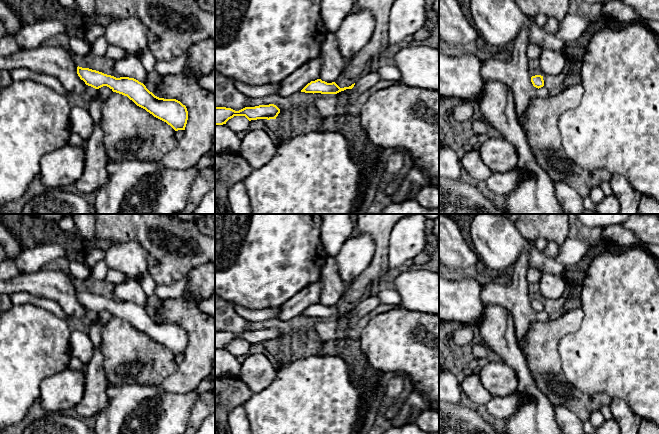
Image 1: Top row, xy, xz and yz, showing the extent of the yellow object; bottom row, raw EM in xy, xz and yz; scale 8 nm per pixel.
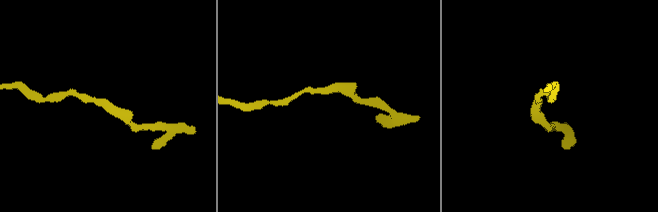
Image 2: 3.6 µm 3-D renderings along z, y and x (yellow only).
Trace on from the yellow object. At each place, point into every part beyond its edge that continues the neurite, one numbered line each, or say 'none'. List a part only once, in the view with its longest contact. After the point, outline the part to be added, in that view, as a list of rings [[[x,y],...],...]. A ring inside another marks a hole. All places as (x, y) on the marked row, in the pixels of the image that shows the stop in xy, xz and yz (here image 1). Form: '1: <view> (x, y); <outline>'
none

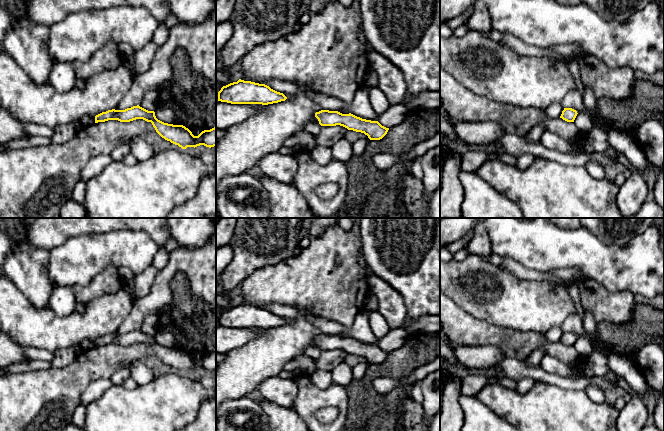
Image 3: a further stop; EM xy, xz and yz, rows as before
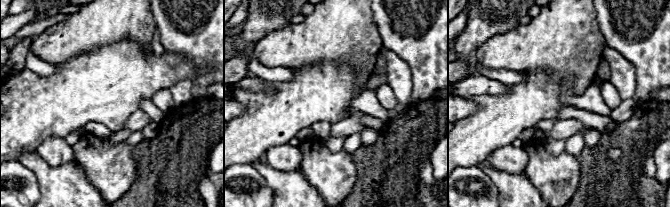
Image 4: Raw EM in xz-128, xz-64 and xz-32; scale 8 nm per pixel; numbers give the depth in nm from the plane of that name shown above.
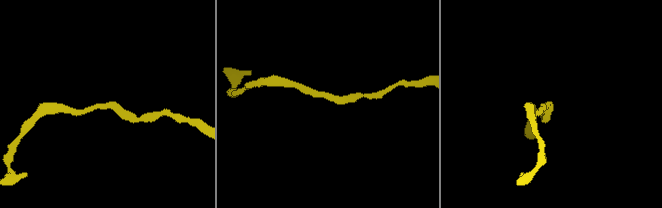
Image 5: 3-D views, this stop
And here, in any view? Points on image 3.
none

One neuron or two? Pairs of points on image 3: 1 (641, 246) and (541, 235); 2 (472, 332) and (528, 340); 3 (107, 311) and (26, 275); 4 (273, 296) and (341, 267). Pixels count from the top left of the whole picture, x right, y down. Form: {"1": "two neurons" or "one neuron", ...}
{"1": "one neuron", "2": "one neuron", "3": "two neurons", "4": "one neuron"}

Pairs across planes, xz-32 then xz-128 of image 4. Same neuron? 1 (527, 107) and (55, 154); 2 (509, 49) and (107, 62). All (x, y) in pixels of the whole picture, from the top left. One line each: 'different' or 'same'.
1: different
2: different

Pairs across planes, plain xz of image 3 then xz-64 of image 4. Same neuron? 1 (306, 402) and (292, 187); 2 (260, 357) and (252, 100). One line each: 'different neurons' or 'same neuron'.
1: different neurons
2: same neuron

